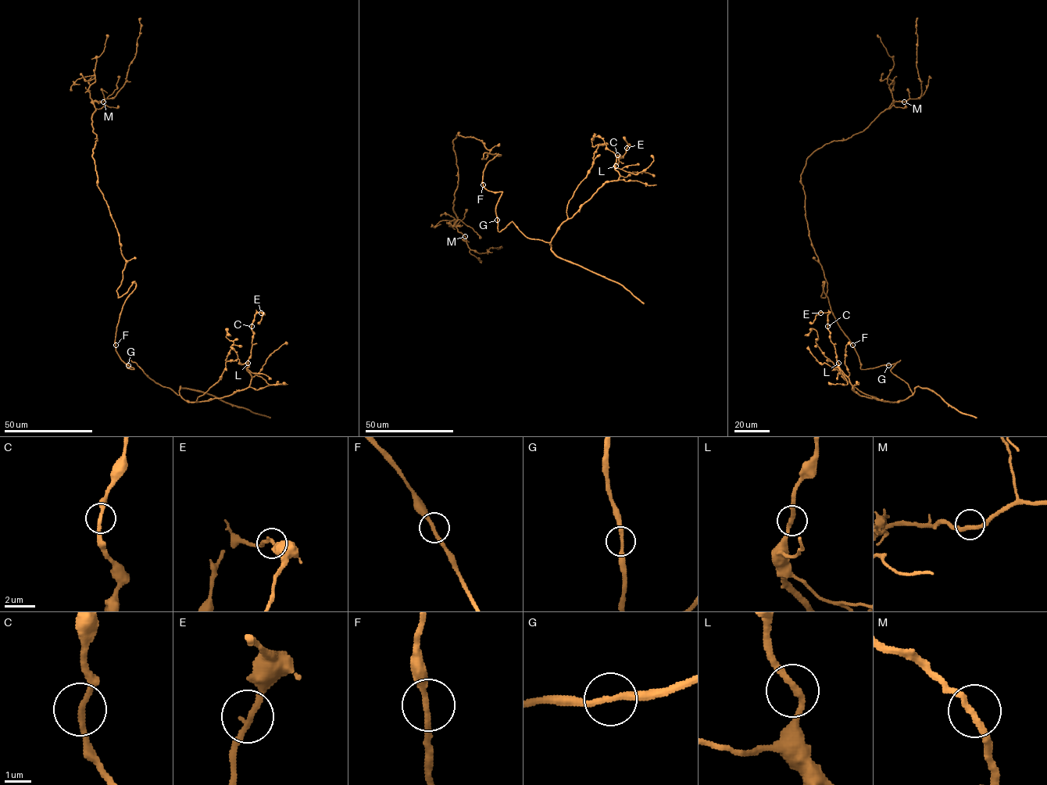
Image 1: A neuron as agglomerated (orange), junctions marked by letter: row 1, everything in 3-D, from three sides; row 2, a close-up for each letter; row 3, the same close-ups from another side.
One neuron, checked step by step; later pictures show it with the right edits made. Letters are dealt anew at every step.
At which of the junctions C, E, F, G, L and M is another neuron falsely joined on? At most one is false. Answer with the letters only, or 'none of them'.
none of them

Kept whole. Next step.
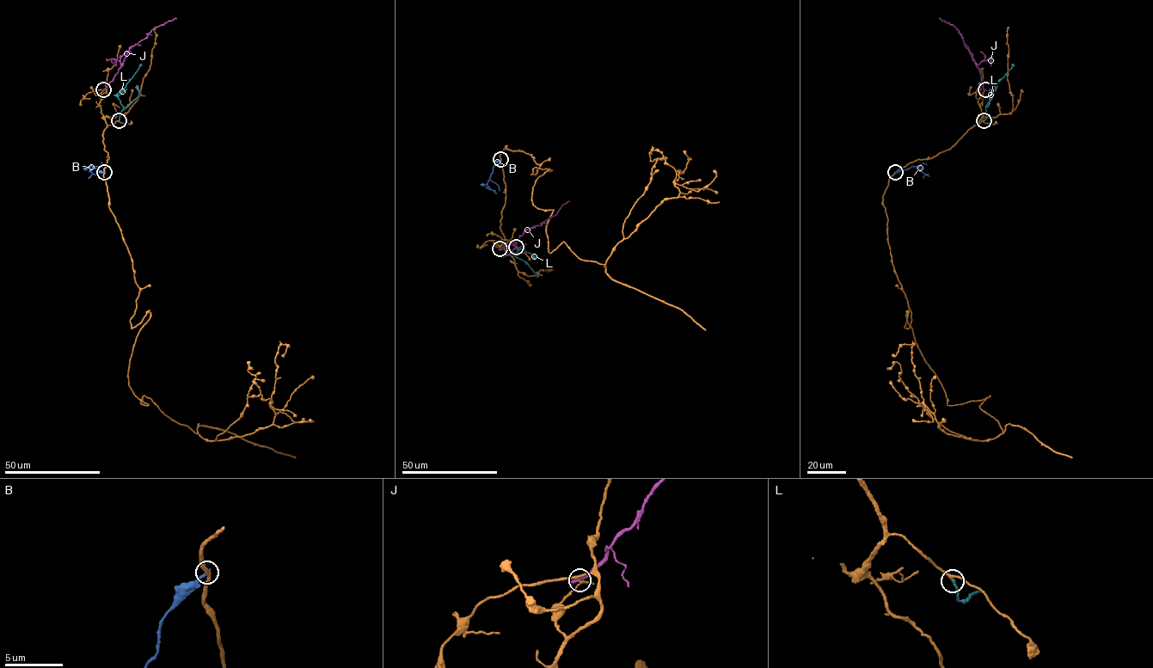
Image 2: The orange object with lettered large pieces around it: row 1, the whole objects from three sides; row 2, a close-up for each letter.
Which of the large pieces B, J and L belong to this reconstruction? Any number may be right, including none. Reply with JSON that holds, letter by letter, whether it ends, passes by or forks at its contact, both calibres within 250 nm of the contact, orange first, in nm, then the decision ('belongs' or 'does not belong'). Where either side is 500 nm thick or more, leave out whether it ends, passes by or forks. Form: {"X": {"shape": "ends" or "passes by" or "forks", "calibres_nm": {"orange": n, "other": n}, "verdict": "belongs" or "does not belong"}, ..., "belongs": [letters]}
{"B": {"shape": "ends", "calibres_nm": {"orange": 320, "other": 240}, "verdict": "does not belong"}, "J": {"shape": "ends", "calibres_nm": {"orange": 140, "other": 360}, "verdict": "does not belong"}, "L": {"shape": "ends", "calibres_nm": {"orange": 200, "other": 190}, "verdict": "belongs"}, "belongs": ["L"]}

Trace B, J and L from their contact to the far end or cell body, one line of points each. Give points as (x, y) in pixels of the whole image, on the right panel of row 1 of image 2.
B: (895, 172), (918, 165), (929, 176)
J: (985, 89), (981, 83), (979, 69), (957, 29), (939, 19)
L: (984, 120), (990, 95), (1013, 64)

